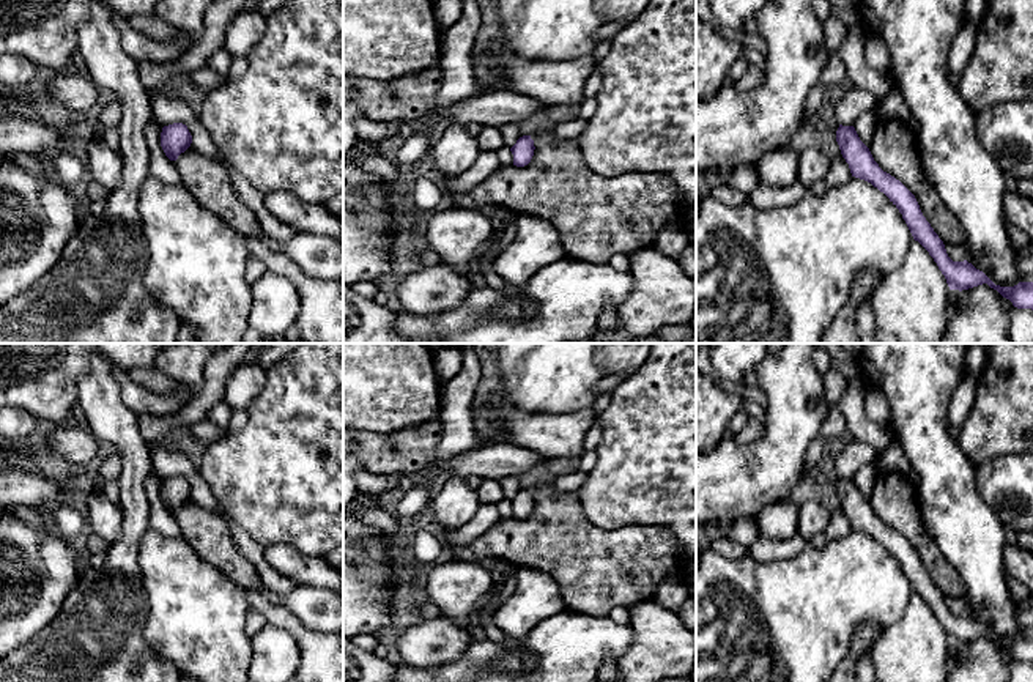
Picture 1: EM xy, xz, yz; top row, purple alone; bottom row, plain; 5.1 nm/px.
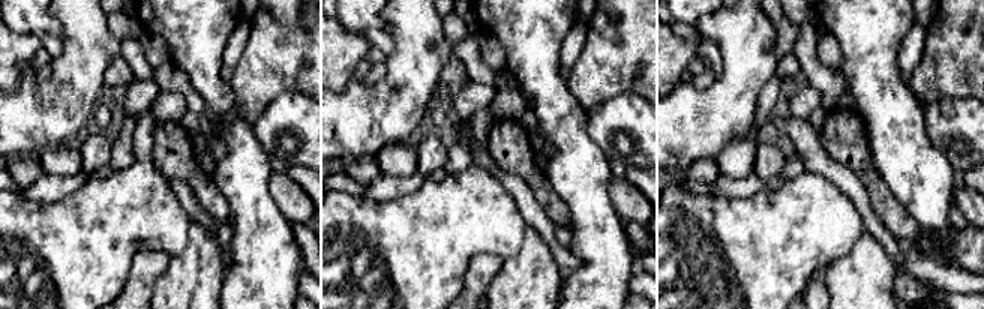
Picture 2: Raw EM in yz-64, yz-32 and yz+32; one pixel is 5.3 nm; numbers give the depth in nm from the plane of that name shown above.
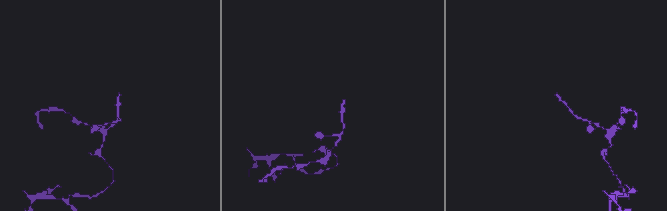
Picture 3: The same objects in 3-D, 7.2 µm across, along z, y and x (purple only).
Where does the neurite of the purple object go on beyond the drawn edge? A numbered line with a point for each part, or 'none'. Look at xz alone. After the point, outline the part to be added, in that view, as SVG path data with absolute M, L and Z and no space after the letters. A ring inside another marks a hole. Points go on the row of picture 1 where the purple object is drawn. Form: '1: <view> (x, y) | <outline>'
none

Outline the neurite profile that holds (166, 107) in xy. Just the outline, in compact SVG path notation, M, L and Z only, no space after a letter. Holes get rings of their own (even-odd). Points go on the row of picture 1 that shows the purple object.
M164 90L150 91L150 95L153 120L162 128L173 123L186 124L192 135L191 146L205 158L220 161L227 165L235 191L238 192L239 198L254 211L263 233L266 233L280 246L291 241L298 232L293 227L280 222L266 209L263 194L258 192L244 175L241 175L231 164L227 162L224 154L213 142L208 129L202 124L198 113L176 95Z

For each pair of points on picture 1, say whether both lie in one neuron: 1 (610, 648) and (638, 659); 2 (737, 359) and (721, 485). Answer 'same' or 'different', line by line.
1: different
2: different

